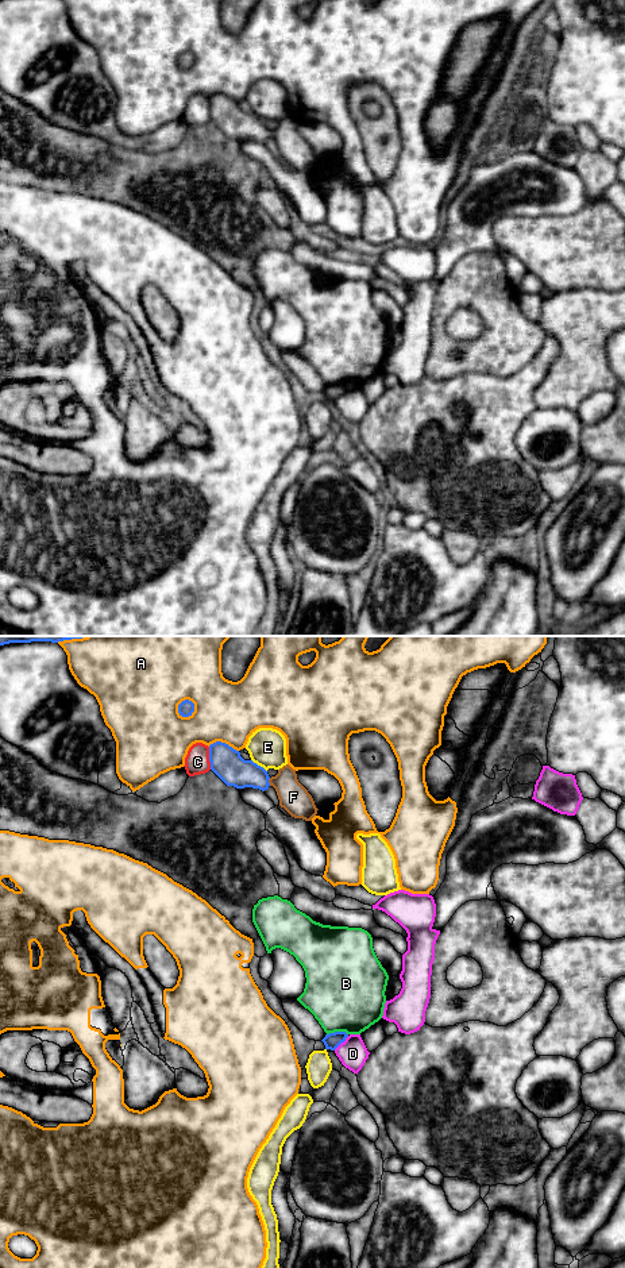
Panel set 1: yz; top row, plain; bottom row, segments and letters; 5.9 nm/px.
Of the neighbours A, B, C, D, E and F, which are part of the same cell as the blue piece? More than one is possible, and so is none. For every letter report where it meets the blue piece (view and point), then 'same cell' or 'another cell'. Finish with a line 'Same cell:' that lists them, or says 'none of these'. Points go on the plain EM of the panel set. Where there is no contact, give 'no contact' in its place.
A: yz (178, 58) | another cell
B: yz (336, 384) | another cell
C: yz (209, 110) | another cell
D: yz (340, 394) | another cell
E: yz (259, 118) | another cell
F: yz (267, 134) | another cell
Same cell: none of these

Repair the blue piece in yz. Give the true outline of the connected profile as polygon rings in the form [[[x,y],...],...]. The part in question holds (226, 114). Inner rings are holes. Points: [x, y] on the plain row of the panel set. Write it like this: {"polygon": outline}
{"polygon": [[[216,93],[209,97],[211,122],[227,136],[236,140],[252,139],[262,143],[267,142],[267,123],[254,115],[244,112],[240,104],[225,95]]]}

